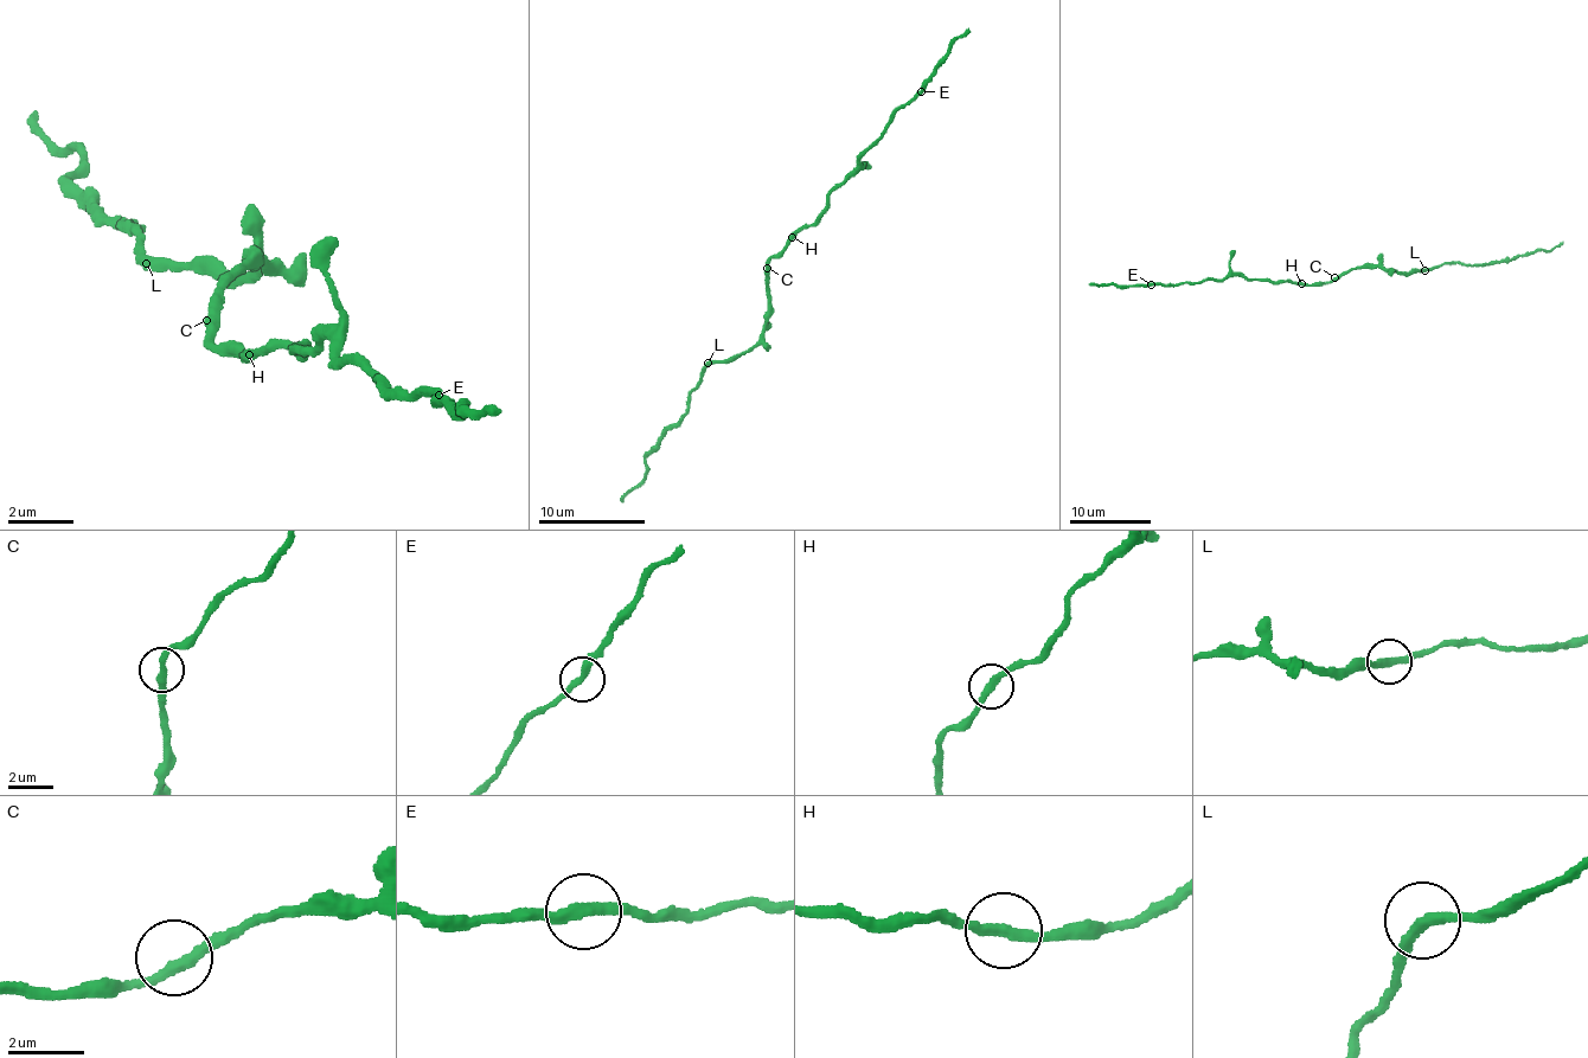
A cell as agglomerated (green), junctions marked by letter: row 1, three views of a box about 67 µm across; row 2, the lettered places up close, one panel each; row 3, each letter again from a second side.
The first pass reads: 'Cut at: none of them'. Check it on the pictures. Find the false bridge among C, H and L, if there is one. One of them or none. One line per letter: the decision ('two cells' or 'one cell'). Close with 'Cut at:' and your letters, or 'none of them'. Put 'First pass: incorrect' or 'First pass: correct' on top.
First pass: correct
C: one cell
H: one cell
L: one cell
Cut at: none of them

